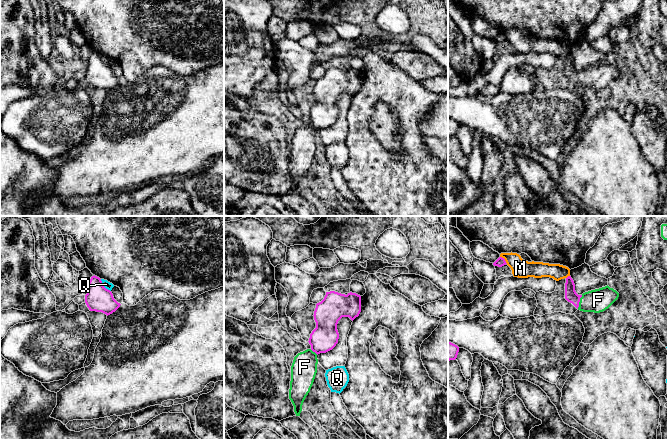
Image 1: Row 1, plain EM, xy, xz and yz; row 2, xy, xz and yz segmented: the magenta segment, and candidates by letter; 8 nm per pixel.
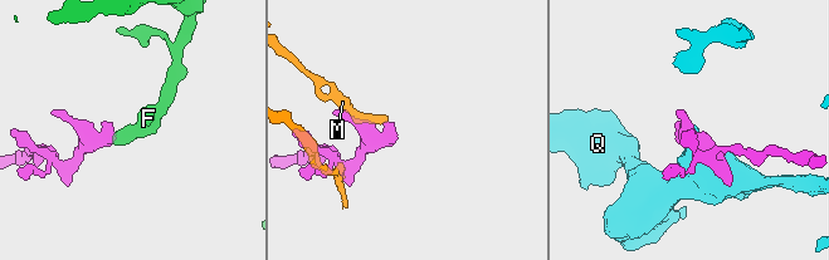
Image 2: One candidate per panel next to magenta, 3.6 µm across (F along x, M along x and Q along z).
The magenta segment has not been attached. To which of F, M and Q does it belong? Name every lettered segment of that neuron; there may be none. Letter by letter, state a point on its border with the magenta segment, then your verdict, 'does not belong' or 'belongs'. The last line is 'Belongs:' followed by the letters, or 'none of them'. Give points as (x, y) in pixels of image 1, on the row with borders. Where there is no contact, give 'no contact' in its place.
F: contact yz (579, 301); belongs
M: contact yz (504, 259); does not belong
Q: contact xy (103, 286); does not belong
Belongs: F

